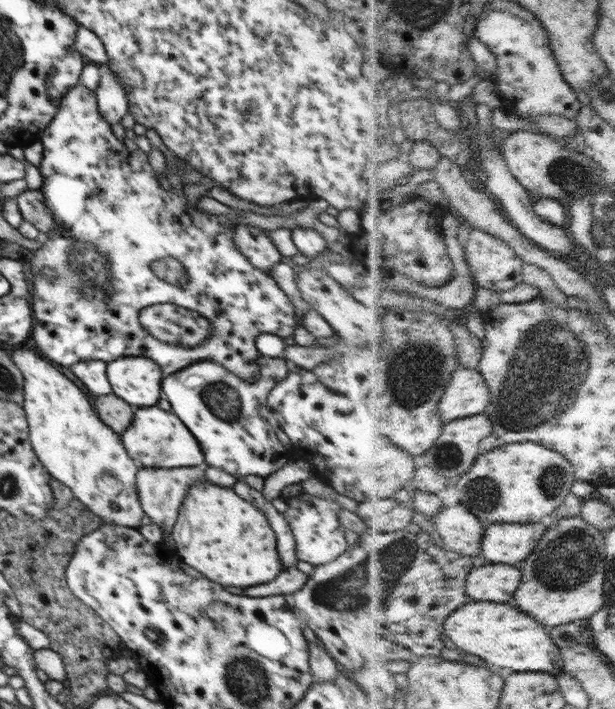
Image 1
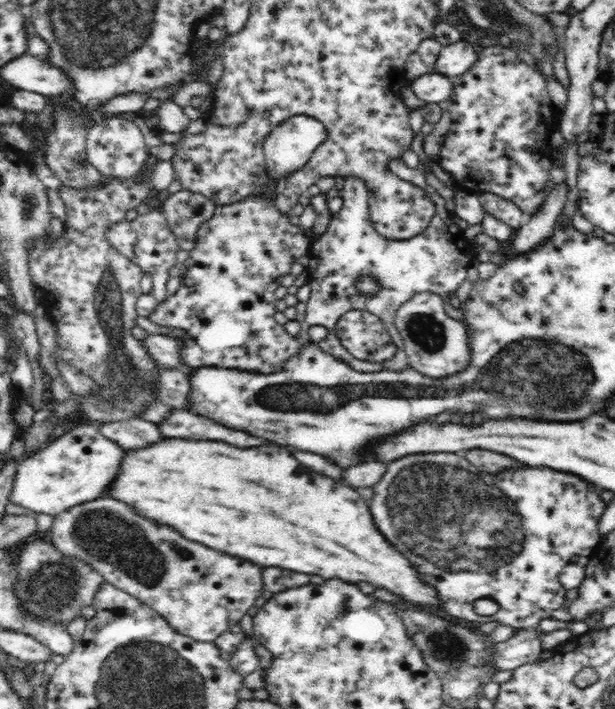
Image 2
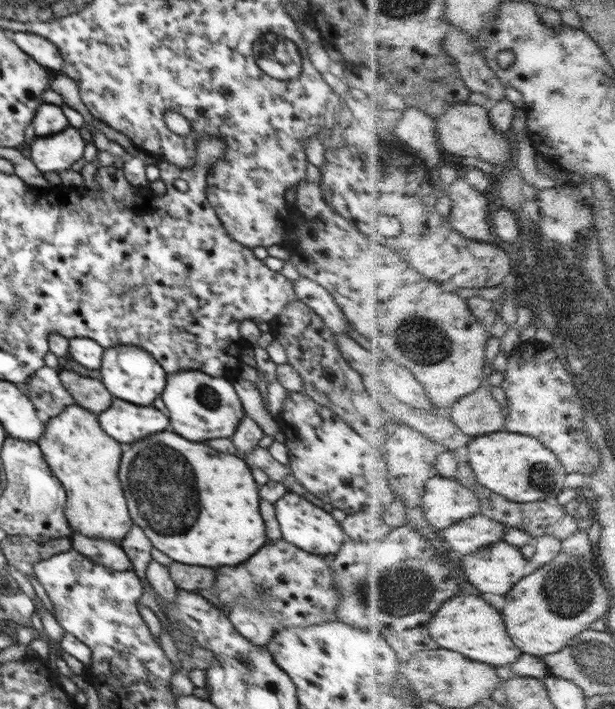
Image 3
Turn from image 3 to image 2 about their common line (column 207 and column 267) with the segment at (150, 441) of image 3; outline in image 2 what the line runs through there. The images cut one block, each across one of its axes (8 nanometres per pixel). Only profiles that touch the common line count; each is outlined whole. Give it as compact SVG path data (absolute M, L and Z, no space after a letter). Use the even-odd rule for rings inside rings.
M164 437L152 446L124 454L118 476L106 496L128 504L146 520L176 528L188 540L260 567L320 574L326 580L338 578L352 584L370 582L376 588L388 588L398 596L402 594L404 600L414 604L438 606L438 609L444 606L436 600L434 588L424 586L410 562L376 530L369 504L356 489L324 474L320 474L320 478L308 478L314 472L304 468L286 448L276 448L274 444L240 448L217 440Z

